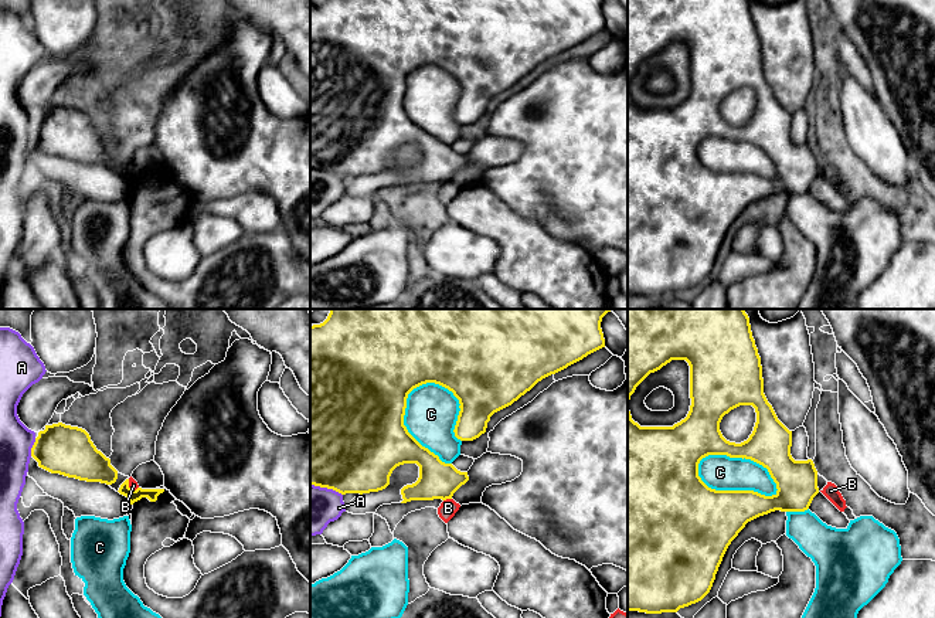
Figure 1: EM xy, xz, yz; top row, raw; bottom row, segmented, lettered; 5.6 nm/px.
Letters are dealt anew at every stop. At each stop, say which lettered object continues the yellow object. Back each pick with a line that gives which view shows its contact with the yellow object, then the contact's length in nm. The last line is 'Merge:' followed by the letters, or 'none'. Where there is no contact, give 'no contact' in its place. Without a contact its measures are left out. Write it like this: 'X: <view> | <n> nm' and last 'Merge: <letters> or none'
Merge: none

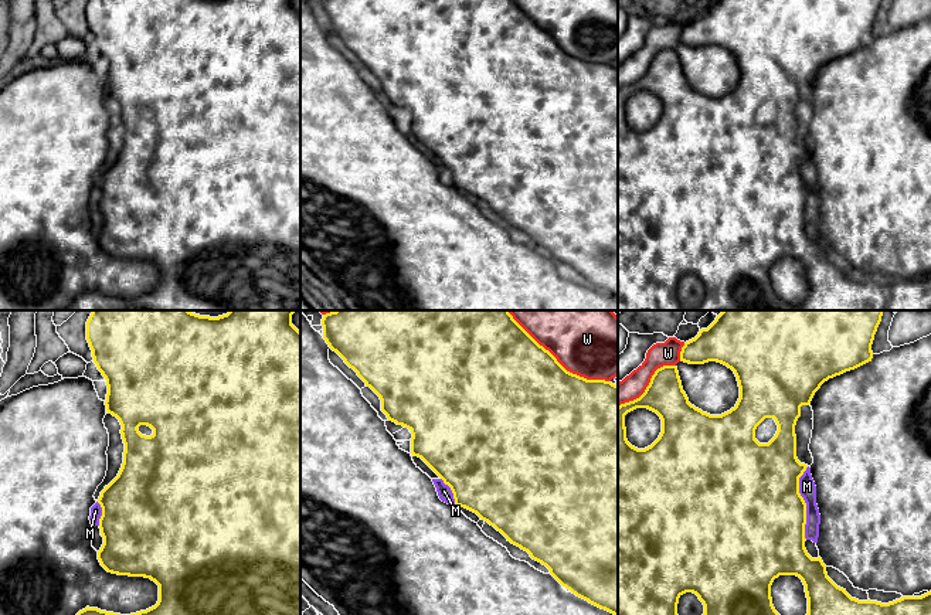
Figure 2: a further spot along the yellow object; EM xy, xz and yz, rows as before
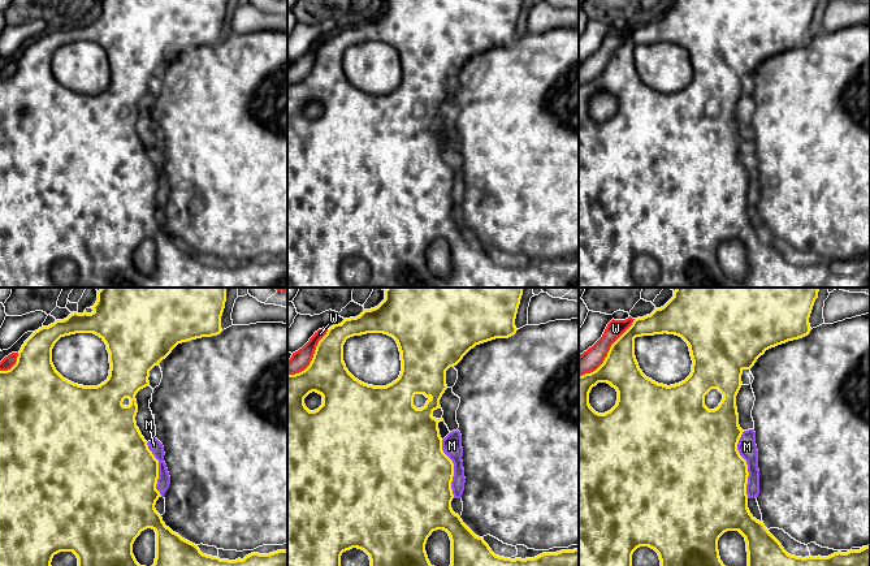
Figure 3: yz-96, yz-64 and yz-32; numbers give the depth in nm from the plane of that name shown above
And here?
M: yz | 420 nm
Merge: M

